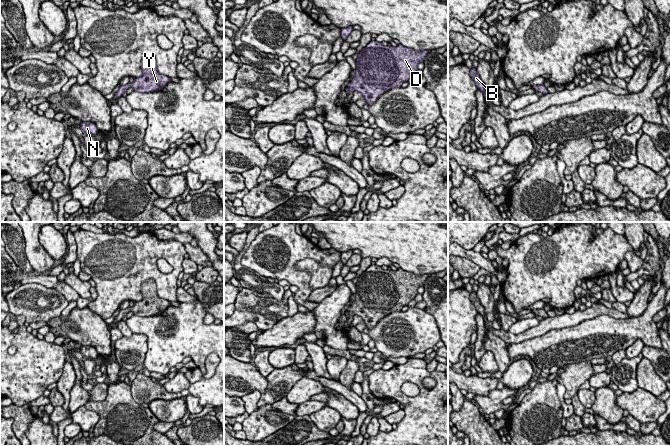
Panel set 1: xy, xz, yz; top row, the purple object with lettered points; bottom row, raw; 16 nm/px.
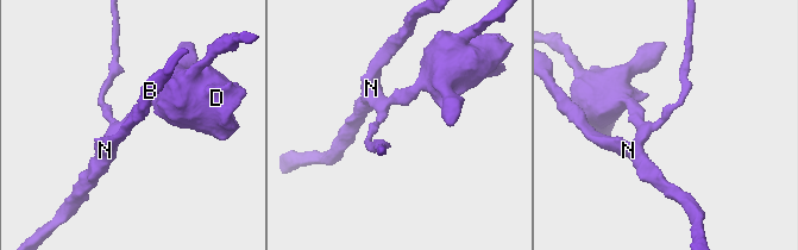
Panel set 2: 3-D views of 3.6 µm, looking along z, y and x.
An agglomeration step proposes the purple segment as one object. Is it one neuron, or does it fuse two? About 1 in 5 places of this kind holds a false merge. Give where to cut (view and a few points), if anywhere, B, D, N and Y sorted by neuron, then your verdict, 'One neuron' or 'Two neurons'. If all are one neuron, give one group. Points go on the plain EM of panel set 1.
No split. Groups: B D N Y. One neuron

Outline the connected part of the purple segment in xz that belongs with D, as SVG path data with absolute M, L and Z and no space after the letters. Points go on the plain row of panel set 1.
M371 265L358 278L355 302L345 314L348 318L360 316L368 328L374 327L382 318L402 308L418 295L418 288L424 286L427 274L416 275L401 268L396 271L384 270L381 266Z

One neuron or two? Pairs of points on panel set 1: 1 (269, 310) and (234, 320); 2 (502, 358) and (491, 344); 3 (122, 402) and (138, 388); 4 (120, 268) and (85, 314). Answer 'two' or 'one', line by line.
1: one
2: one
3: two
4: two

